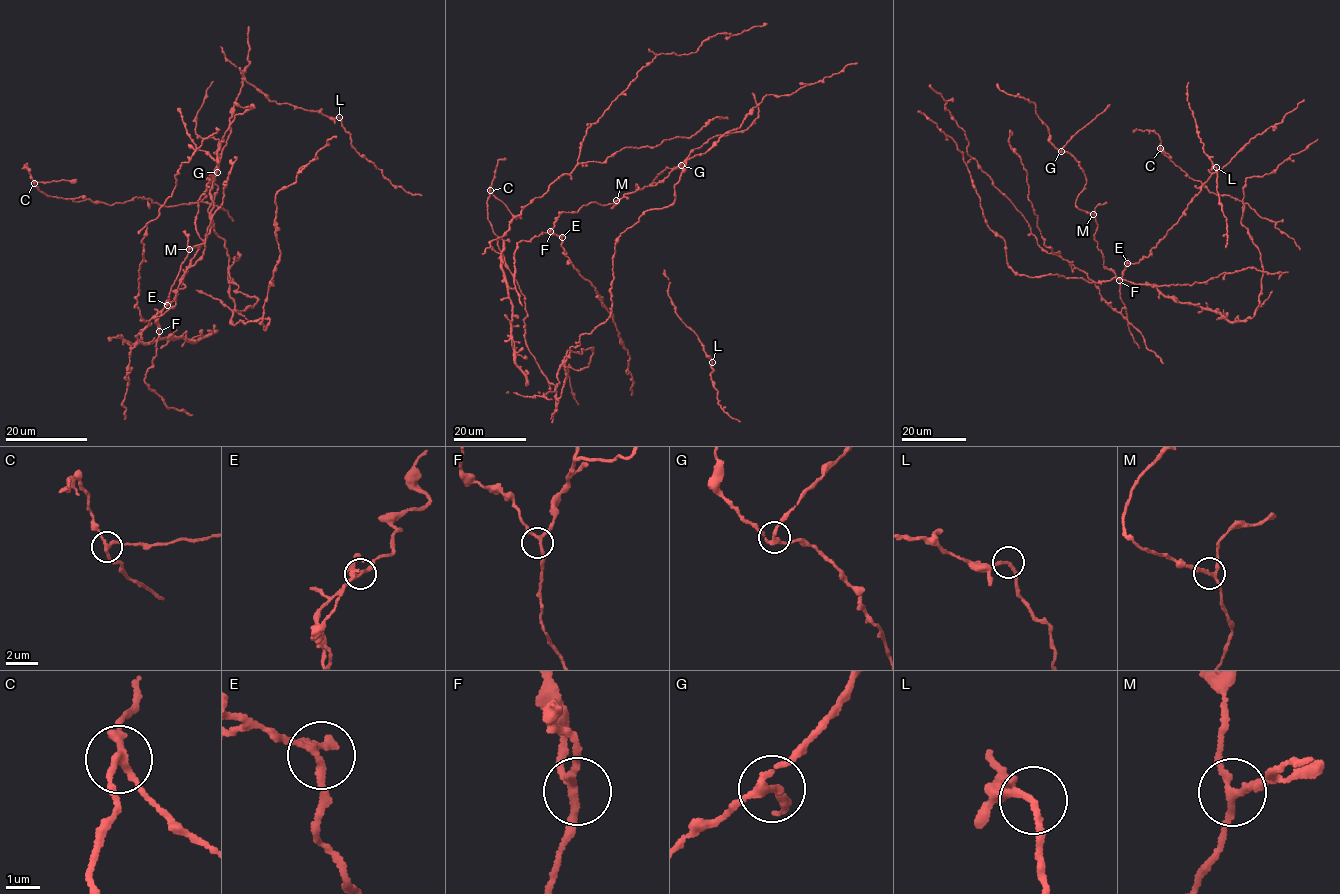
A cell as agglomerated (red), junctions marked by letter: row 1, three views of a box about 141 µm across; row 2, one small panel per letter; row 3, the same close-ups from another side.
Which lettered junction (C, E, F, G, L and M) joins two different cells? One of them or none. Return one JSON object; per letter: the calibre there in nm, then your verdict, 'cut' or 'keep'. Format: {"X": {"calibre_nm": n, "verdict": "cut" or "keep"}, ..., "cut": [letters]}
{"C": {"calibre_nm": 180, "verdict": "cut"}, "E": {"calibre_nm": 200, "verdict": "keep"}, "F": {"calibre_nm": 180, "verdict": "keep"}, "G": {"calibre_nm": 200, "verdict": "keep"}, "L": {"calibre_nm": 180, "verdict": "keep"}, "M": {"calibre_nm": 180, "verdict": "keep"}, "cut": ["C"]}

